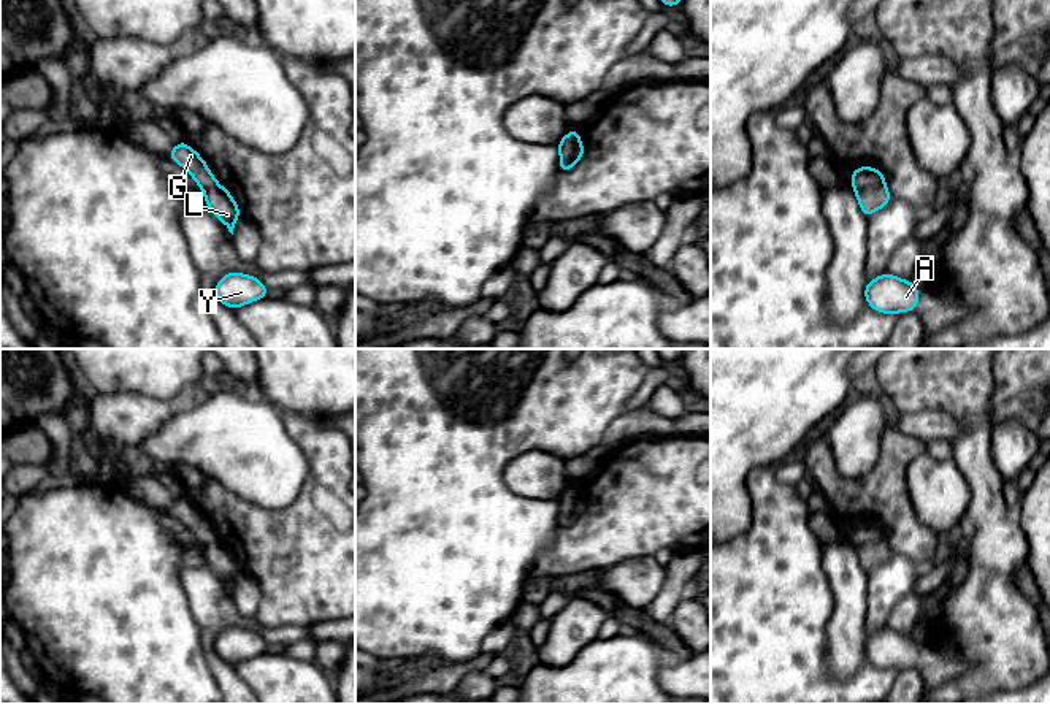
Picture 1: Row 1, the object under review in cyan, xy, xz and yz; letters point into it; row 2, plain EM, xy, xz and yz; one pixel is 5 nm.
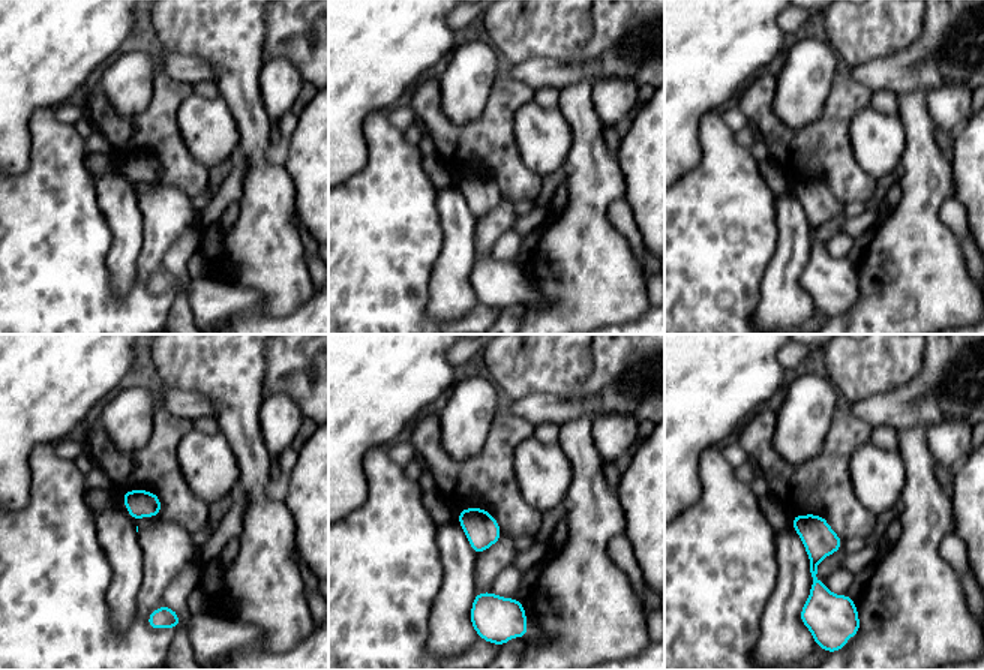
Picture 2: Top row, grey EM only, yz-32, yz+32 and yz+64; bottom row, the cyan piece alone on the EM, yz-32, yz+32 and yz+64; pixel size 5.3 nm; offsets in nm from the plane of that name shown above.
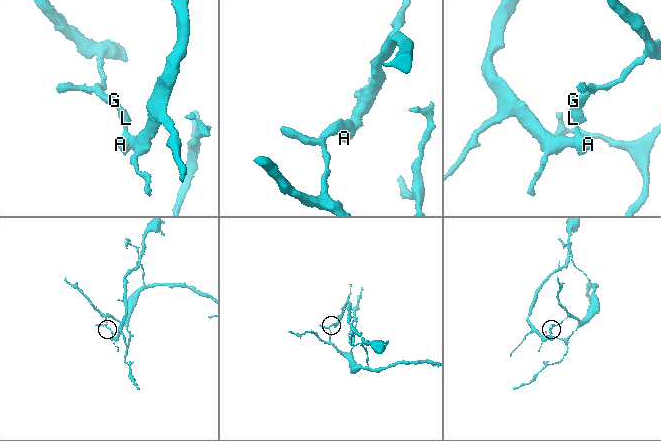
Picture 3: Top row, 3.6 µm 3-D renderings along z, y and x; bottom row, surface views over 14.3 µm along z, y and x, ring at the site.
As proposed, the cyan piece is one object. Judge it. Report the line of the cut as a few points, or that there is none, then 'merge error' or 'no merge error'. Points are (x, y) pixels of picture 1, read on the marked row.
yz (884, 183), (874, 187), (854, 189) | merge error

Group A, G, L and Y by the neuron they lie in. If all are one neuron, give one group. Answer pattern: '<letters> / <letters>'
A L Y / G

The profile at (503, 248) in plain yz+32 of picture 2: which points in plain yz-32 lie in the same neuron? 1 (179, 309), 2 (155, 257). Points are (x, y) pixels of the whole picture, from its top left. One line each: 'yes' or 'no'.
1: yes
2: no

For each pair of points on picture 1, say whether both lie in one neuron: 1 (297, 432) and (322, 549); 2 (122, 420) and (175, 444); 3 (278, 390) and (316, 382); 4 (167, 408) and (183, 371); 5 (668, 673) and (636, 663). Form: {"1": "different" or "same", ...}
{"1": "same", "2": "different", "3": "same", "4": "different", "5": "different"}

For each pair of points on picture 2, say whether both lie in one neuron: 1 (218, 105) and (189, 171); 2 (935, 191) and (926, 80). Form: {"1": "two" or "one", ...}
{"1": "two", "2": "two"}

